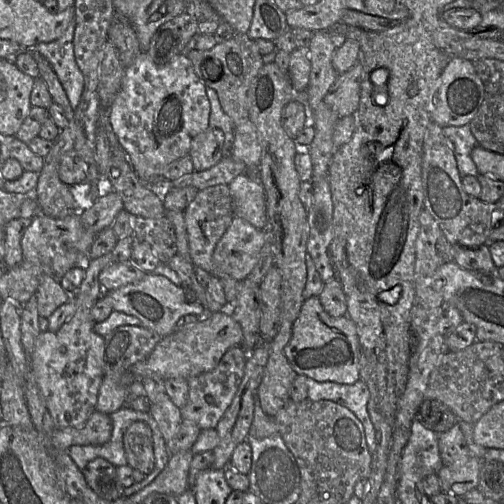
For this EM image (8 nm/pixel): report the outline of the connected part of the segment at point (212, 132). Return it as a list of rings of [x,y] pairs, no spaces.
[[[207,128],[196,136],[188,155],[195,171],[204,171],[216,165],[223,155],[224,134],[220,129]]]

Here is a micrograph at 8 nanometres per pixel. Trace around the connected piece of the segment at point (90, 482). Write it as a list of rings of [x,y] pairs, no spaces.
[[[95,458],[82,470],[87,485],[102,499],[113,501],[122,496],[116,466],[104,458]]]

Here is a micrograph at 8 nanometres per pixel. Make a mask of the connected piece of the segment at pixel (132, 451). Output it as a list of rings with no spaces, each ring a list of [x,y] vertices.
[[[142,421],[130,424],[123,434],[123,446],[128,465],[149,474],[155,466],[152,430]]]

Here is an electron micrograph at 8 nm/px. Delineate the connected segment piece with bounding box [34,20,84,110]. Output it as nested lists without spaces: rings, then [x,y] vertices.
[[[72,20],[60,38],[52,42],[39,43],[34,49],[49,61],[72,108],[76,110],[83,93],[84,77],[74,56],[74,30],[75,21]]]

